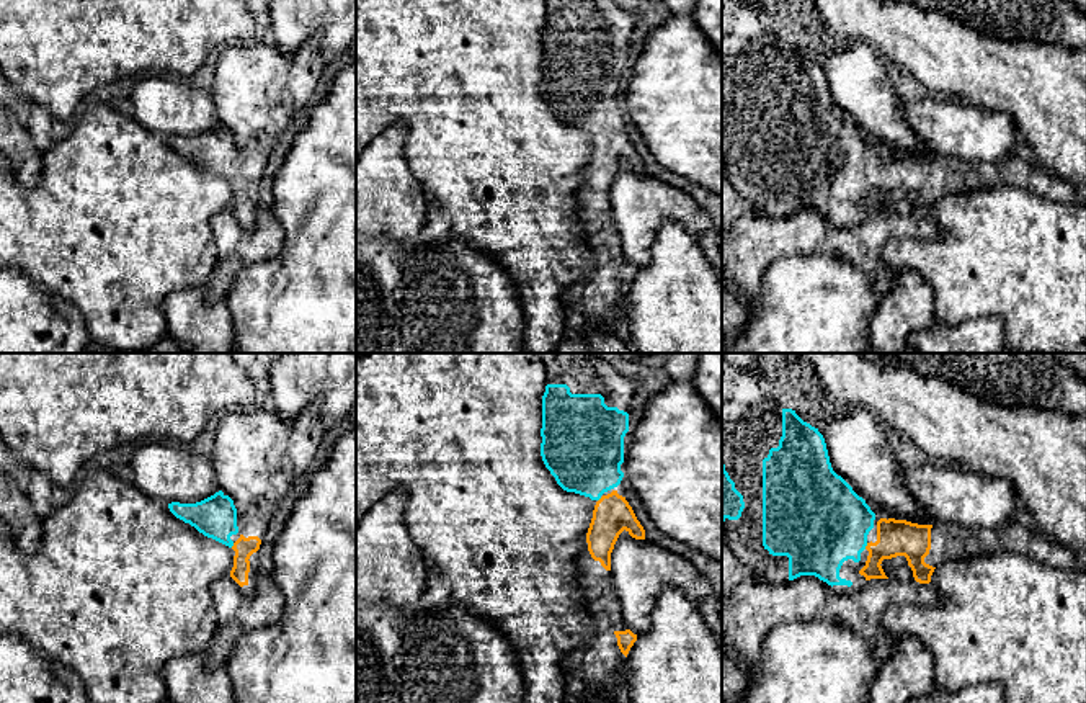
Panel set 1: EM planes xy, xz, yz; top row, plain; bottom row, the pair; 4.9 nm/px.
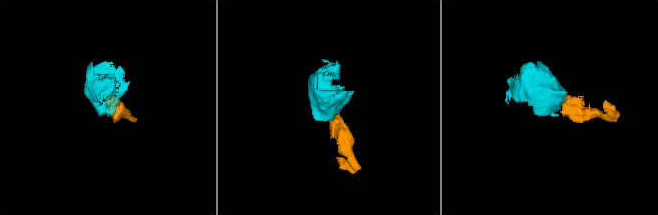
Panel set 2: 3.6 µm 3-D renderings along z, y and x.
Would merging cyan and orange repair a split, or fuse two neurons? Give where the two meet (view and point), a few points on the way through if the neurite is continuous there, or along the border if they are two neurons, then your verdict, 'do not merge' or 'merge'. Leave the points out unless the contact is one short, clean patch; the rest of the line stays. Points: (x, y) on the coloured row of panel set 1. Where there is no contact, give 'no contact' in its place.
contact yz (866, 545); way yz (822, 522), (830, 530), (866, 545), (885, 546), (895, 538); merge

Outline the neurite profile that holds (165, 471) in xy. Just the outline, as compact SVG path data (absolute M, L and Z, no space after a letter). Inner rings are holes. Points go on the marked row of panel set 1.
M137 443L129 464L134 484L157 502L196 504L220 490L211 458L194 454L183 445Z

